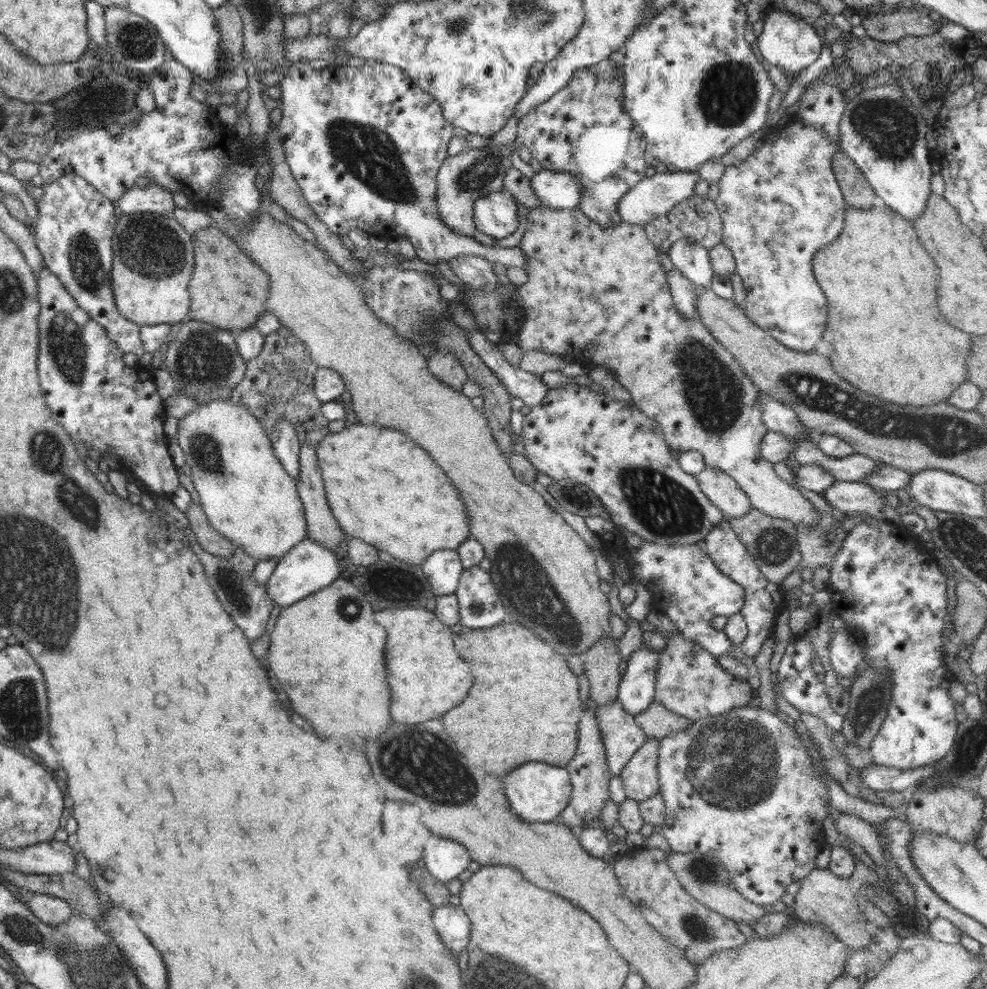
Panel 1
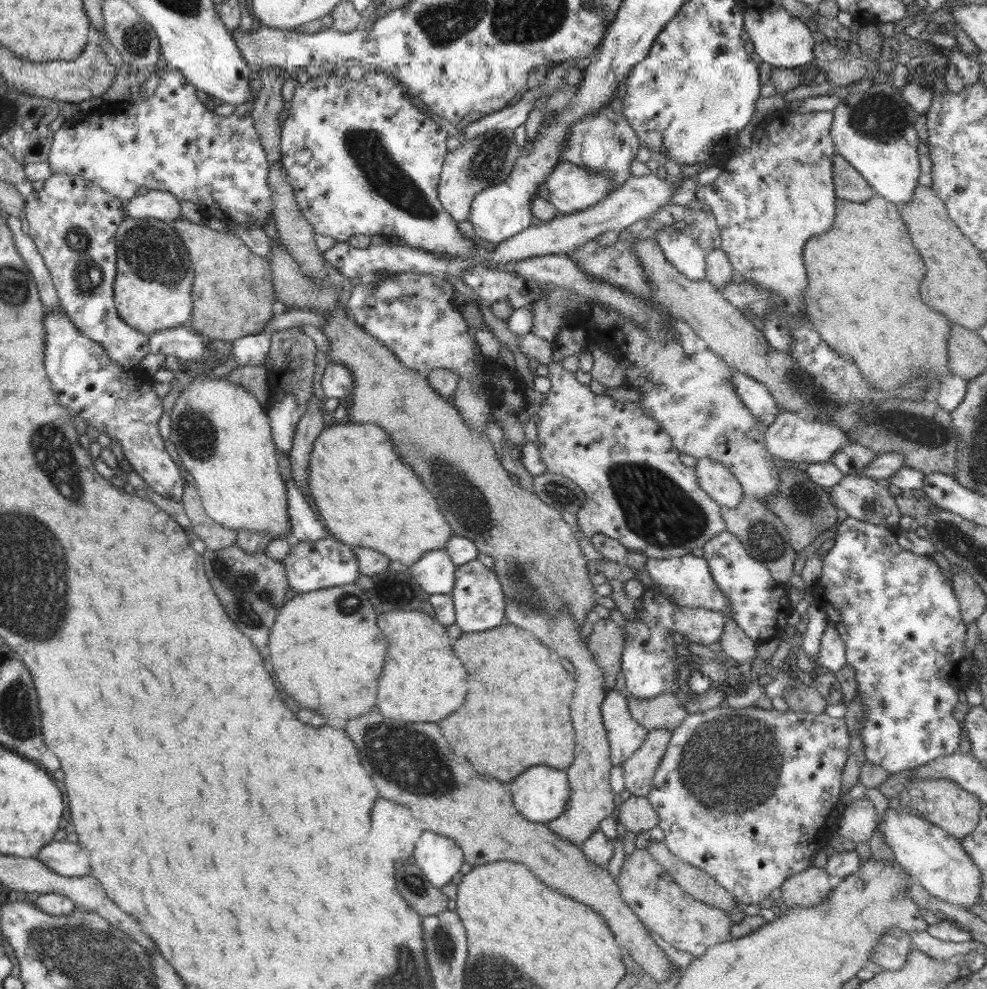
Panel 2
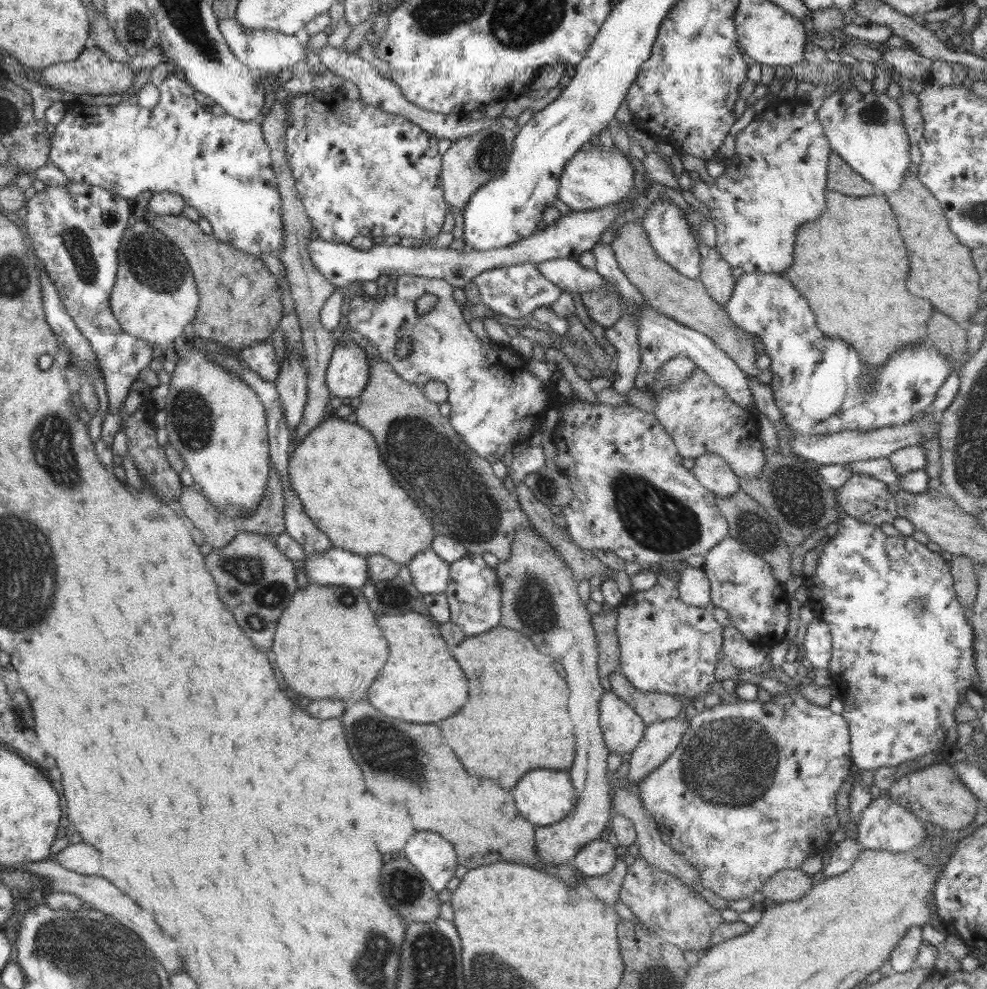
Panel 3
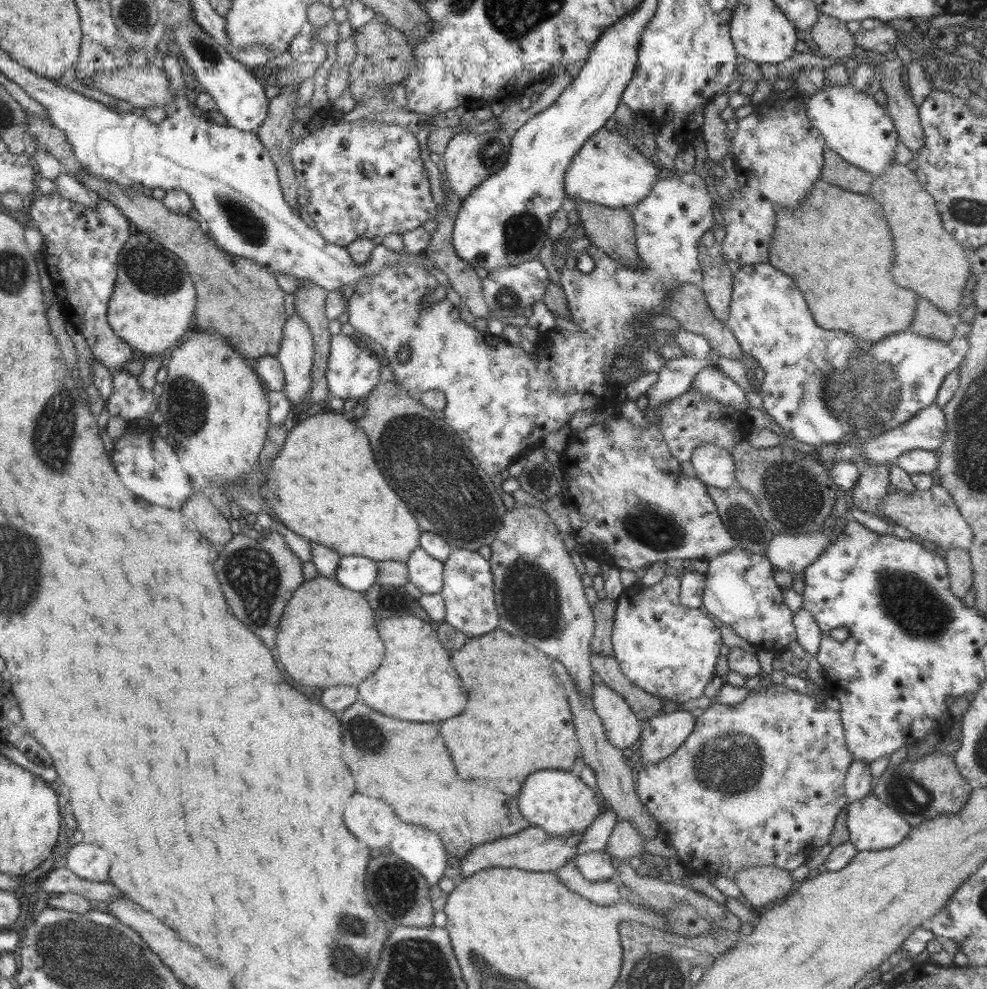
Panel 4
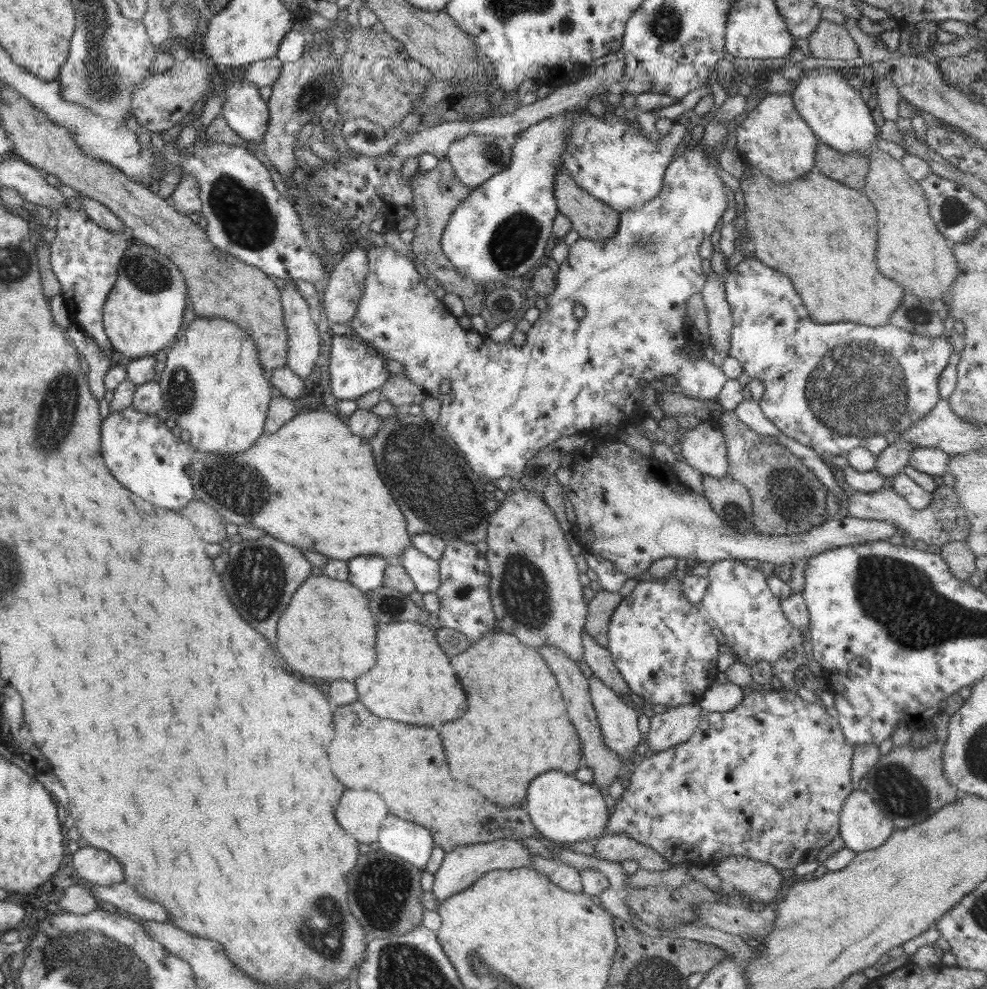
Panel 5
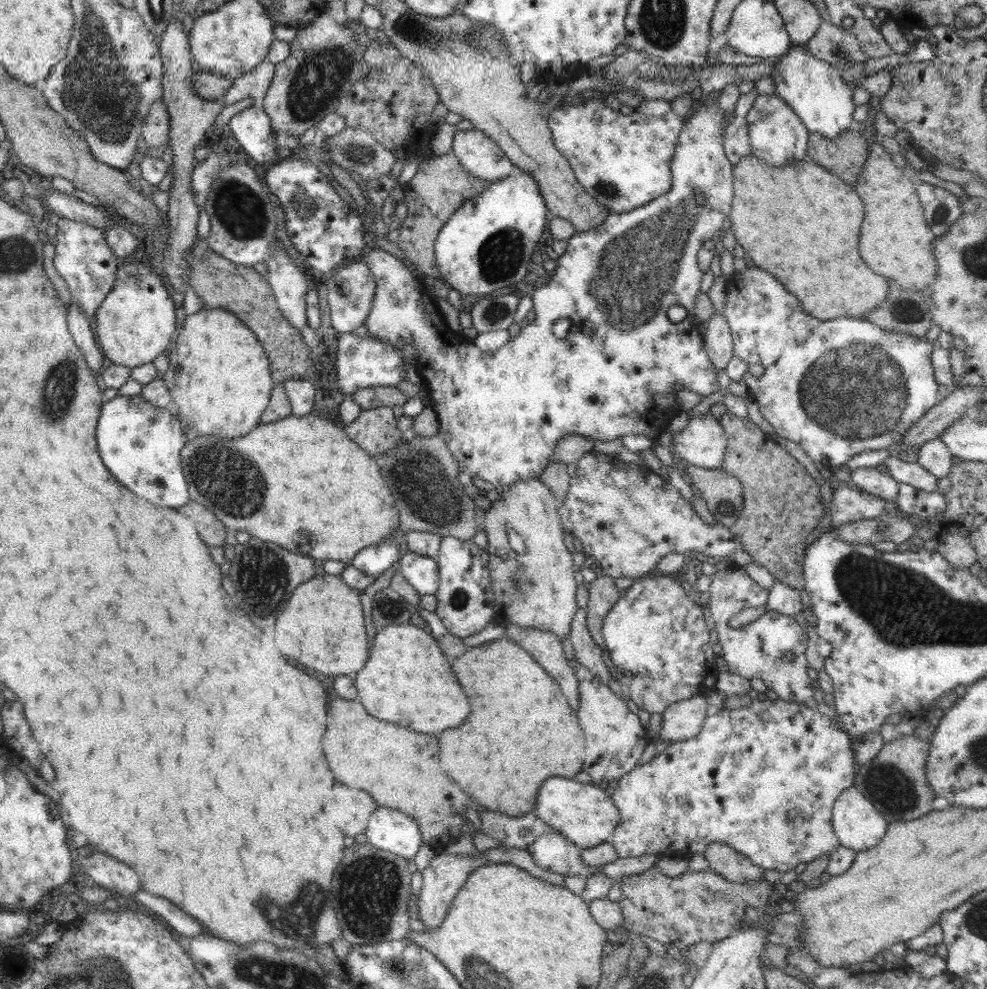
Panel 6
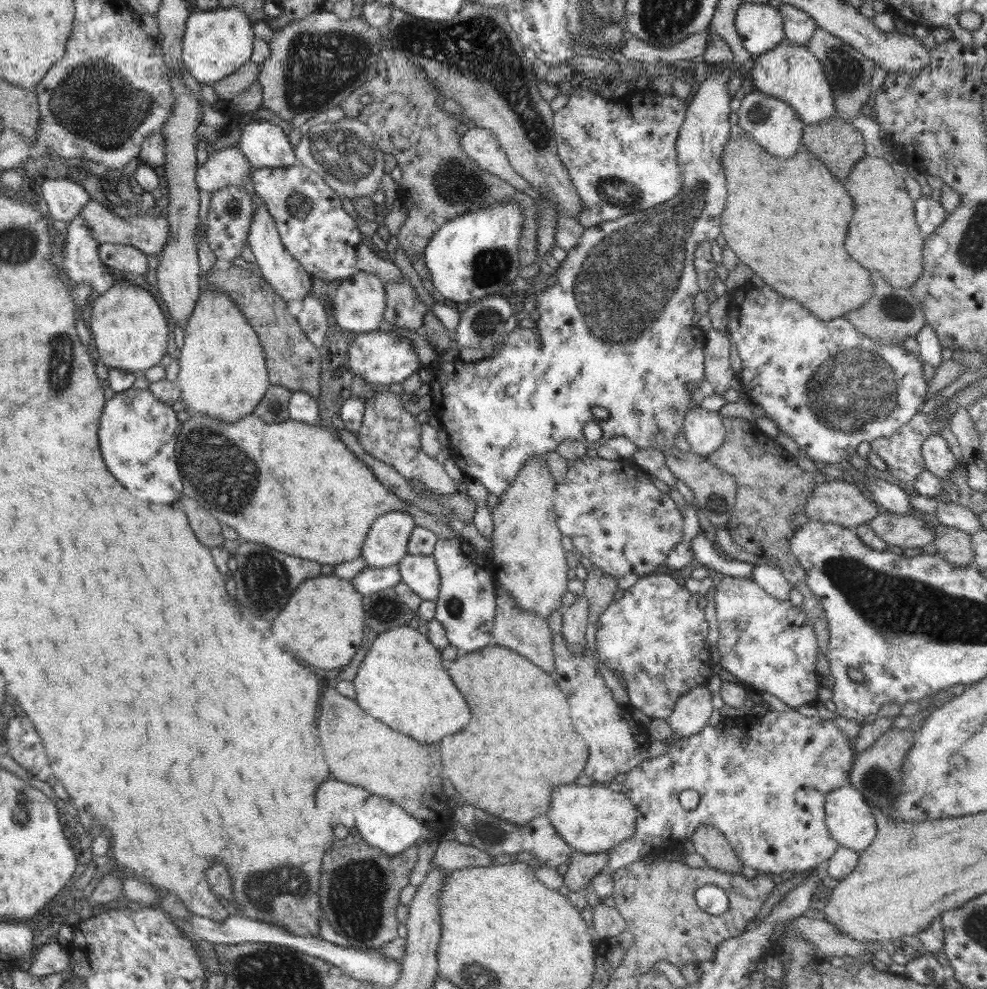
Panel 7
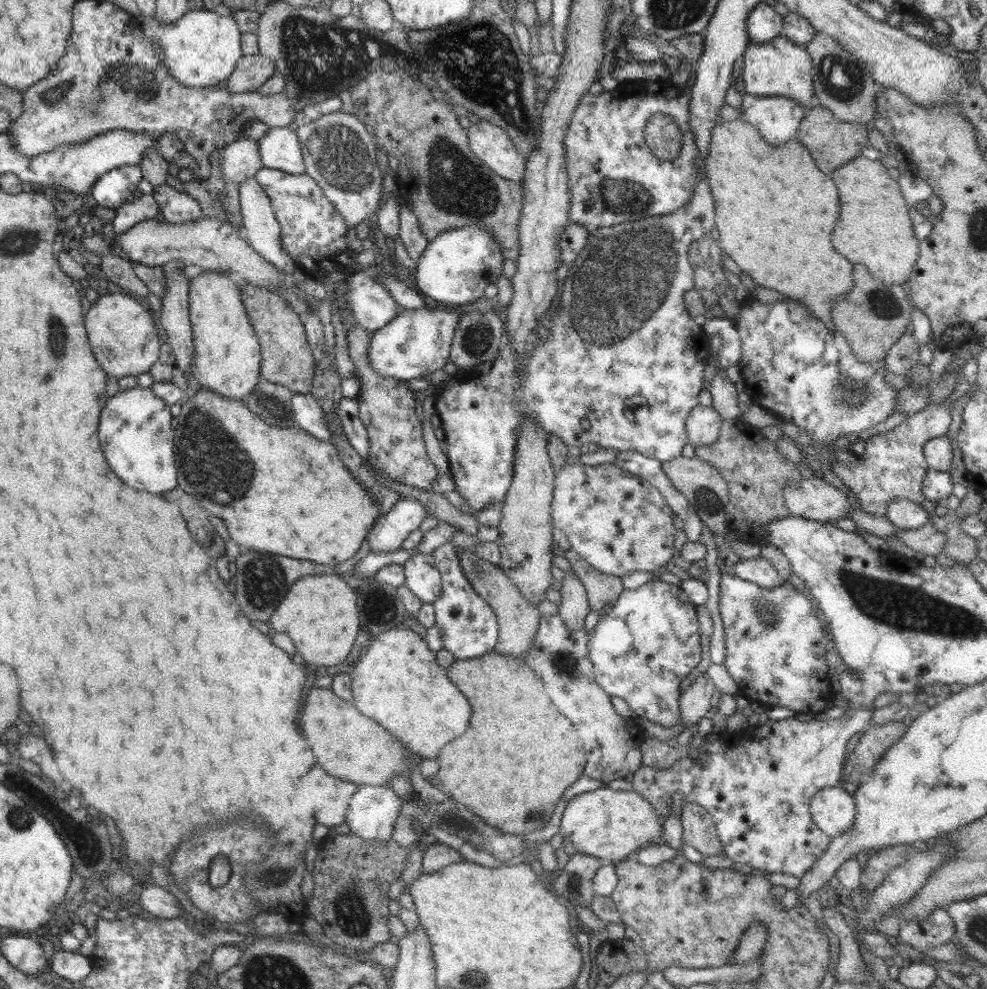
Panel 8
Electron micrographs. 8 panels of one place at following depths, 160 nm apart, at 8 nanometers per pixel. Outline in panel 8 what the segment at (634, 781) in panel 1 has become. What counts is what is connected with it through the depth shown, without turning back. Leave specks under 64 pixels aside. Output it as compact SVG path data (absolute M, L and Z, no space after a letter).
M701 674L698 676L690 687L681 692L679 696L679 705L681 708L681 720L687 725L687 729L699 720L706 716L711 708L710 700L712 694L717 688L714 683L708 678L708 675Z

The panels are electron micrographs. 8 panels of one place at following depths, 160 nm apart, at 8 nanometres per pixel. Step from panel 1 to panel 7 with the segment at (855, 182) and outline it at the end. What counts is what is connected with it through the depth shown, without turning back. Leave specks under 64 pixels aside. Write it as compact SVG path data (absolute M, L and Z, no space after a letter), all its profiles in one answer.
M830 117L815 125L804 125L802 148L810 151L838 180L846 179L852 167L865 155L863 134L849 122L838 117Z

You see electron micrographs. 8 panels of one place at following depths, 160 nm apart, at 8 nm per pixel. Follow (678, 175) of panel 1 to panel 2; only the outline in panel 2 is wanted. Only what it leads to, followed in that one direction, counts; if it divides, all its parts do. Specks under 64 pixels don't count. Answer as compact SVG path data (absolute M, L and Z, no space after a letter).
M656 173L645 176L630 177L626 184L608 193L604 200L587 209L573 212L569 215L558 213L557 217L545 222L535 222L518 234L497 244L491 252L488 262L512 266L514 260L522 260L531 256L546 256L548 254L566 255L579 246L590 242L609 230L622 232L631 224L647 220L659 208L667 204L679 187L675 178L658 178Z

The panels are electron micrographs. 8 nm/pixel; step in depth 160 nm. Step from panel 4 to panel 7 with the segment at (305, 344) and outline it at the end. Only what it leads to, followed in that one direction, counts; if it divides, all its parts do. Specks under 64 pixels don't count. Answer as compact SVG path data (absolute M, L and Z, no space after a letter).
M256 193L251 194L253 200L253 219L250 223L249 235L247 242L250 245L252 254L254 254L260 269L261 276L266 279L272 288L285 300L303 300L307 296L307 292L313 288L312 276L309 275L302 265L286 250L279 237L278 229L276 228L273 216L268 212L267 206L262 198Z

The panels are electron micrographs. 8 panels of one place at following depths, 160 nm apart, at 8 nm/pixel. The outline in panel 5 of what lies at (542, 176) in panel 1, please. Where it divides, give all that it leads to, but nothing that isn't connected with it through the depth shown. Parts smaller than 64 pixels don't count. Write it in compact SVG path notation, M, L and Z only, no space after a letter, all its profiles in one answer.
M606 112L603 117L582 113L575 118L569 130L565 144L567 147L564 149L561 160L563 160L564 168L569 171L570 178L578 187L621 213L651 201L661 191L667 166L673 160L674 151L682 142L686 129L687 127L683 124L674 123L672 128L658 139L658 144L653 144L643 130L634 128L632 122L625 121L614 113Z

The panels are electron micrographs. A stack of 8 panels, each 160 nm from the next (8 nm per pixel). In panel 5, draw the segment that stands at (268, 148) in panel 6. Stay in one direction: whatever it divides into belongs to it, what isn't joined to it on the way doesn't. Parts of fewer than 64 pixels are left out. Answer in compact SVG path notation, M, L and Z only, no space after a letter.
M240 73L226 87L223 104L223 116L226 122L240 138L262 144L269 121L269 108L266 101L260 97L257 86L241 80Z

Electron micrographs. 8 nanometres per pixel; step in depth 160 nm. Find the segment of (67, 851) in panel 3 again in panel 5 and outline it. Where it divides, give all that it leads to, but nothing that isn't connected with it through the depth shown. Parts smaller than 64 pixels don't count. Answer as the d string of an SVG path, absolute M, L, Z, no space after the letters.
M86 846L72 856L75 876L83 882L98 886L110 886L124 880L122 866L104 850Z

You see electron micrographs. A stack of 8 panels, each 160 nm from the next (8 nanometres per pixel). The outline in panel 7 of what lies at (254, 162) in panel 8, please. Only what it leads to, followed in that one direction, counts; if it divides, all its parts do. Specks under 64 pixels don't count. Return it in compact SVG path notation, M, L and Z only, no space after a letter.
M238 146L211 149L207 157L206 163L197 169L195 179L202 192L213 193L231 184L242 186L254 169Z

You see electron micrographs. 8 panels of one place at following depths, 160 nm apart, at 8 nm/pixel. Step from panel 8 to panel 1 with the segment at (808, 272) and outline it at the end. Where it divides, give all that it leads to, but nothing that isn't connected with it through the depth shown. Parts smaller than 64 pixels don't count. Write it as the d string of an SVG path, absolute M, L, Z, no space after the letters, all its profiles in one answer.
M888 205L859 209L848 206L844 230L832 244L814 254L814 276L826 295L828 318L823 339L830 342L828 358L838 376L854 388L890 404L922 408L952 398L952 392L968 381L966 361L971 335L942 318L936 304L938 267L926 252L913 224Z

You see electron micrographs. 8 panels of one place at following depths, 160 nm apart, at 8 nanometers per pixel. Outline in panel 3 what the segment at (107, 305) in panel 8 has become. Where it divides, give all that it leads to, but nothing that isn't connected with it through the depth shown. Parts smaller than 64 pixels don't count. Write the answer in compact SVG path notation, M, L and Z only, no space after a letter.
M137 221L124 231L117 256L117 277L109 303L115 319L126 334L145 340L163 353L173 346L186 325L193 322L198 308L198 290L188 266L181 250L163 232L153 226L150 228L146 221Z

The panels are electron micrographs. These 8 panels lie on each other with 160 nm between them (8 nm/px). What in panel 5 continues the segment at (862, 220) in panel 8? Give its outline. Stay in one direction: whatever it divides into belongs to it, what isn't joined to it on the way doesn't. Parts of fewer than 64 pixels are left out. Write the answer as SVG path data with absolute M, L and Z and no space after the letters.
M874 148L868 159L869 171L862 191L878 212L878 250L876 250L878 268L886 278L896 280L898 284L902 284L904 289L910 290L912 294L921 299L930 299L939 305L941 296L951 287L959 272L951 243L936 228L932 217L929 215L929 204L922 187L918 181L909 176L902 163L879 148Z

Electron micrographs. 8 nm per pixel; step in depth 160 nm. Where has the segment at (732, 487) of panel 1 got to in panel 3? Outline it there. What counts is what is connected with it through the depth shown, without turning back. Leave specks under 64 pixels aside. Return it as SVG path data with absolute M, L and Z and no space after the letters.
M710 453L698 456L691 471L696 480L715 495L726 498L739 491L739 476L720 456Z

